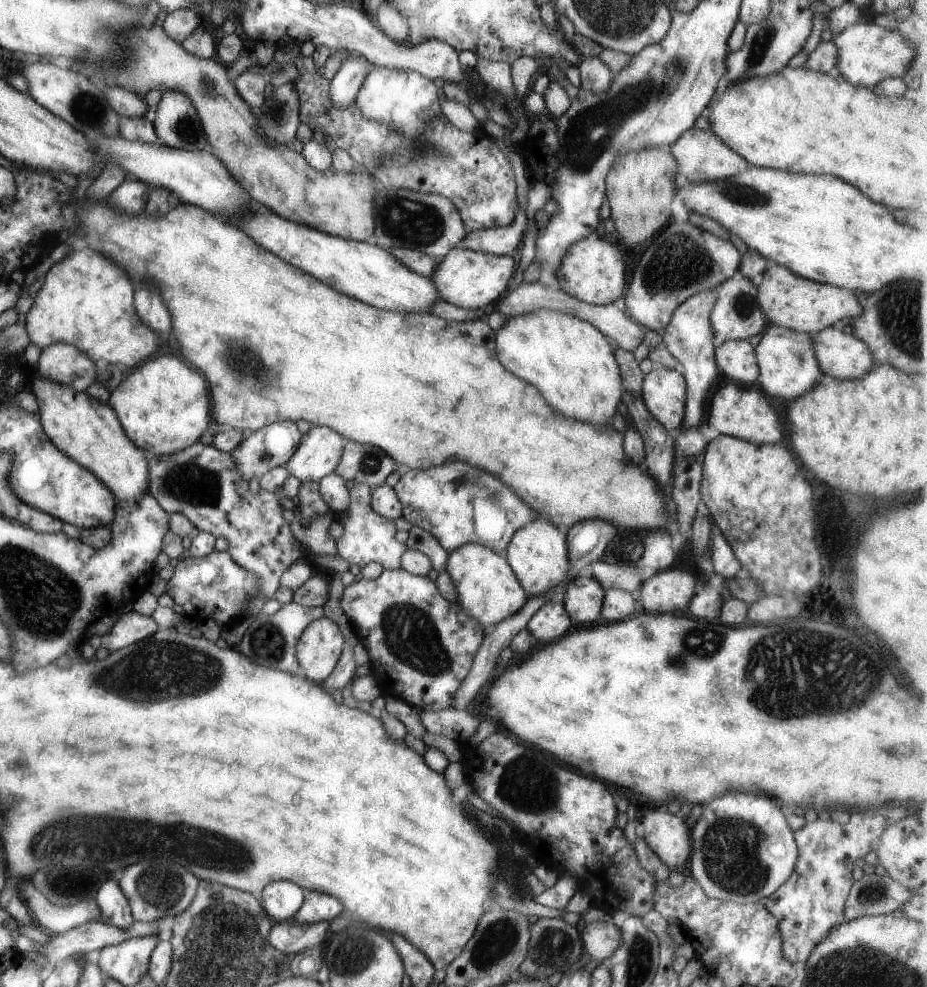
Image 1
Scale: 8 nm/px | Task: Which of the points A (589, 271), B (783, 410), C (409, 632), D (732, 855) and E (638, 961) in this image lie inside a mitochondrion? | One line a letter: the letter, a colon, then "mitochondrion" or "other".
A: other
B: other
C: mitochondrion
D: mitochondrion
E: mitochondrion

